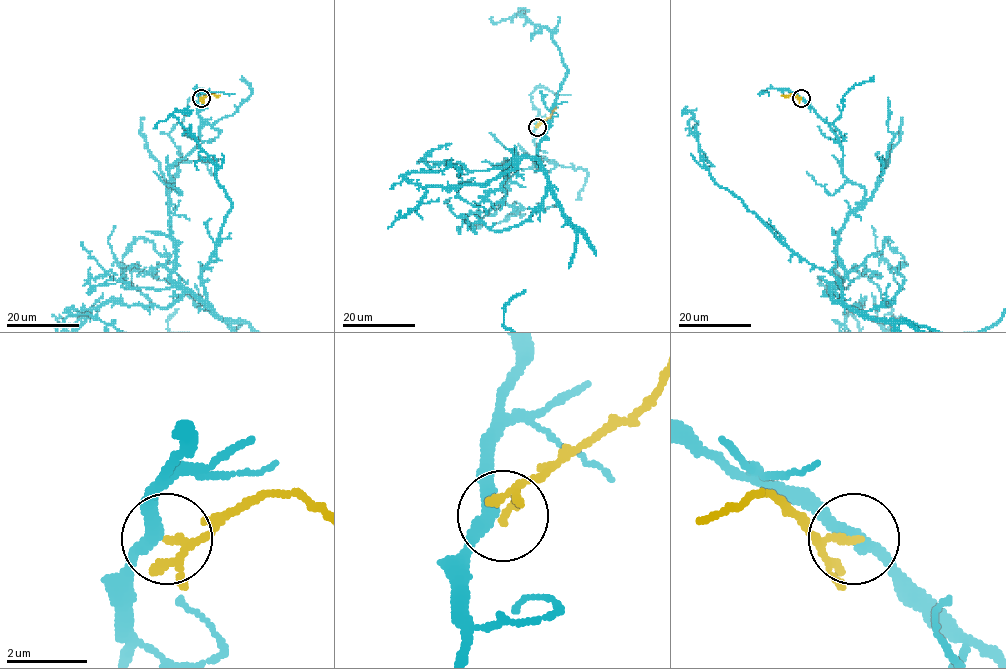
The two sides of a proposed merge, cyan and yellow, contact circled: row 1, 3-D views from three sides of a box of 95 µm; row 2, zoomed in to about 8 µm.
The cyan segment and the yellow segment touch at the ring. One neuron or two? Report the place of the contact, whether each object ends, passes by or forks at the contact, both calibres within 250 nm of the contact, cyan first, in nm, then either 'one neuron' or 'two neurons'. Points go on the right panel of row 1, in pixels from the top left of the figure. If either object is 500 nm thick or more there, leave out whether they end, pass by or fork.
place (801, 98); cyan passes by; yellow passes by; calibres 320 and 130 nm; two neurons

